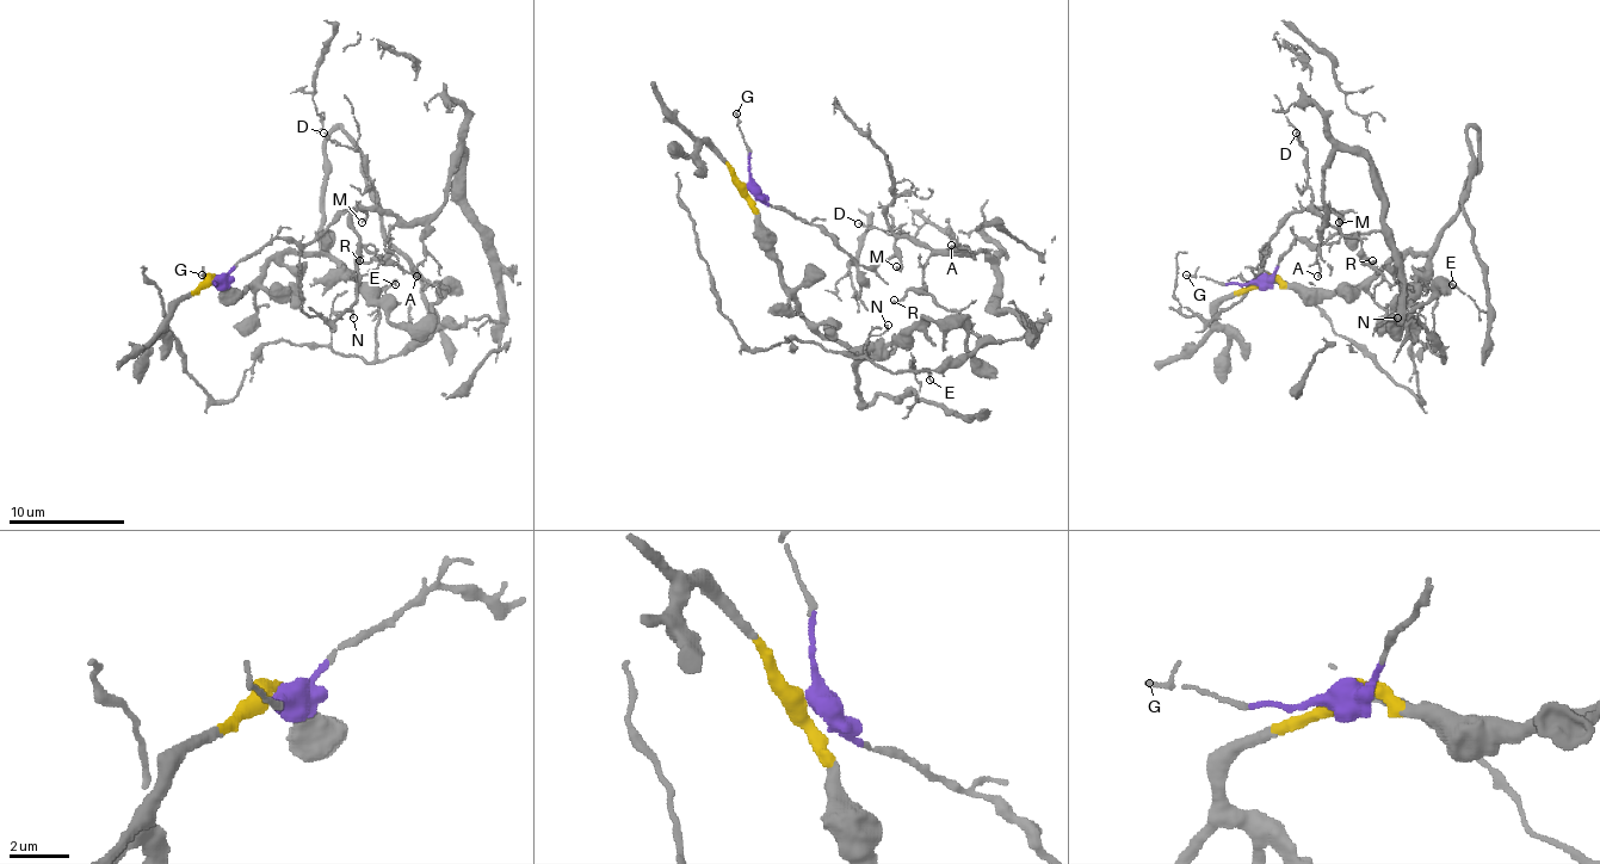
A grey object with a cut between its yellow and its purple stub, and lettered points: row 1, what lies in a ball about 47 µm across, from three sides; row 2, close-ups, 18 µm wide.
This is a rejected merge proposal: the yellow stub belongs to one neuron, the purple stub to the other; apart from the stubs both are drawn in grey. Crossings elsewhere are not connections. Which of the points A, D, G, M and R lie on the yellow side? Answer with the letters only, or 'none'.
none

